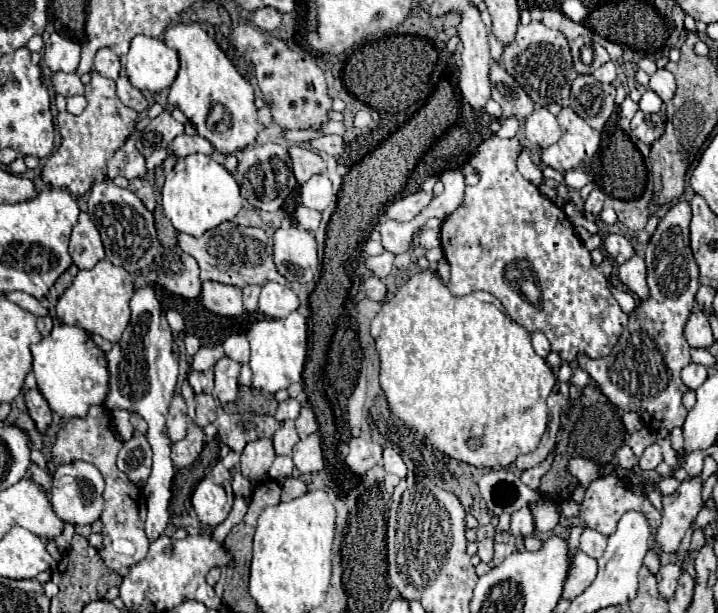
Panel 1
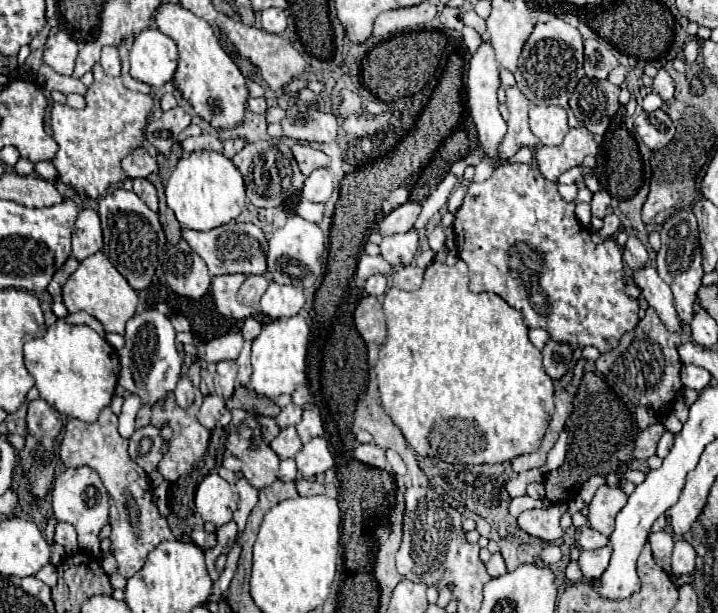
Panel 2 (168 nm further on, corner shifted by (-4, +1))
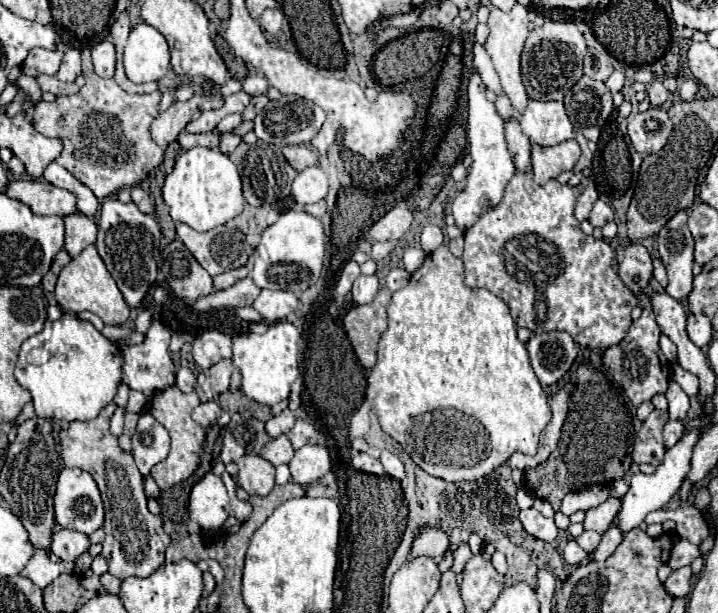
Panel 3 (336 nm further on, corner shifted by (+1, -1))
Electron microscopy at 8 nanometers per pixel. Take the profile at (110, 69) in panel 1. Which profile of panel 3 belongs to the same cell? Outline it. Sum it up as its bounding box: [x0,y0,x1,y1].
[91,40,115,78]

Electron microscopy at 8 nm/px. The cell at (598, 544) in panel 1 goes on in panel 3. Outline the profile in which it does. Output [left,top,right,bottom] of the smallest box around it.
[577,530,601,554]

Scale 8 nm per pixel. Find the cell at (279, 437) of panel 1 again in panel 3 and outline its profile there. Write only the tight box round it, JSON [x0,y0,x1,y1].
[259,434,295,466]

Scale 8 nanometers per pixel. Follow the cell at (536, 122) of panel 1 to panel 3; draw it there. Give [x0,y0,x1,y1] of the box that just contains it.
[519,100,575,146]

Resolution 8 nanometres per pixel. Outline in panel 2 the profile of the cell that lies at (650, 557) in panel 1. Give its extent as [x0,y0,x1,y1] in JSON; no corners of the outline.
[648,532,674,572]

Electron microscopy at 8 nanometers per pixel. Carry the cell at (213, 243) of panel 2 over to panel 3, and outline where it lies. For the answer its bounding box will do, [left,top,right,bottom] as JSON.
[177,224,253,276]

